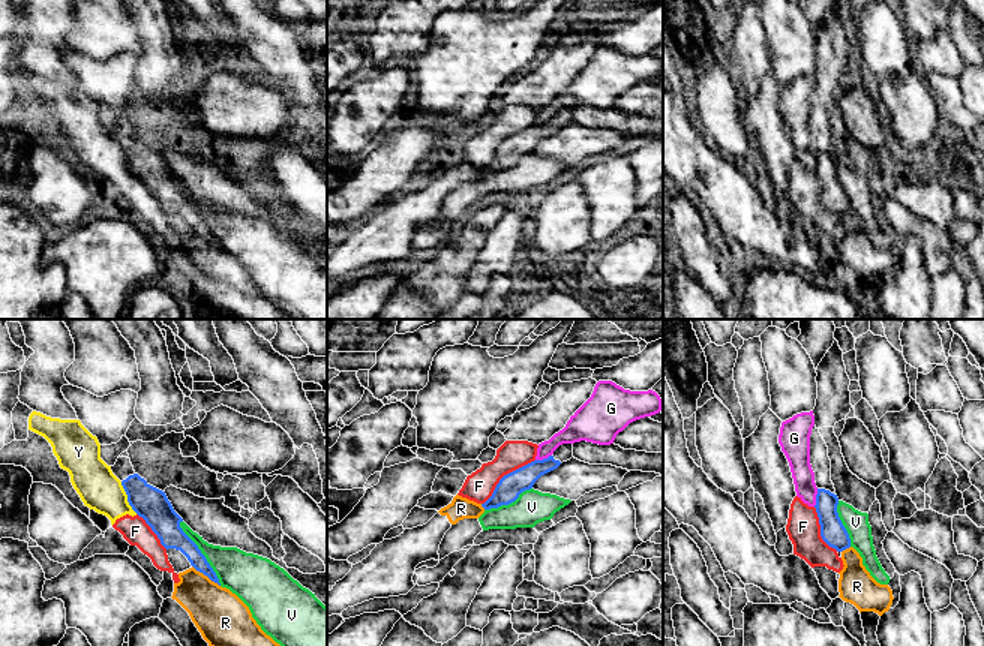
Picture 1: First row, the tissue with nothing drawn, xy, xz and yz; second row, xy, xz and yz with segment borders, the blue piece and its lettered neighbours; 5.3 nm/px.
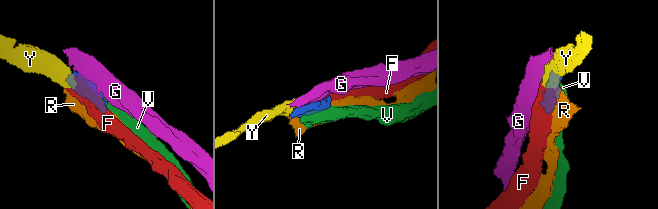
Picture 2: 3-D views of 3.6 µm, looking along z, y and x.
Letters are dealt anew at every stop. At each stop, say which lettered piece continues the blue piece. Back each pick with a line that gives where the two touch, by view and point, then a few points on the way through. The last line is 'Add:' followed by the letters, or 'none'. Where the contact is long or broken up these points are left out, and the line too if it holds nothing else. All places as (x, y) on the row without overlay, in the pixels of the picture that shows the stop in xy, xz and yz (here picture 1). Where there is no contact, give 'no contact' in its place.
Add: none

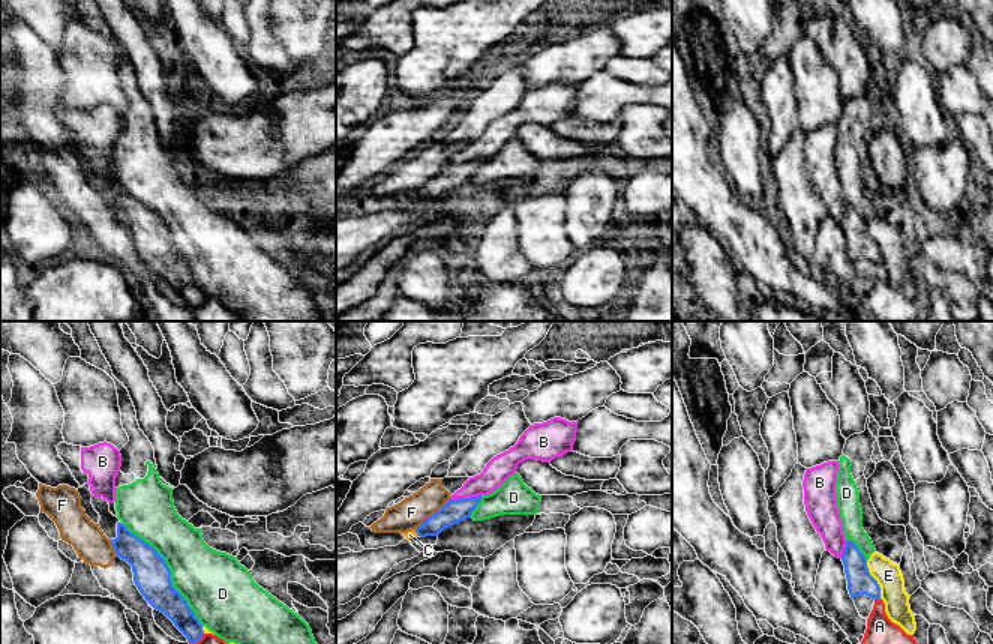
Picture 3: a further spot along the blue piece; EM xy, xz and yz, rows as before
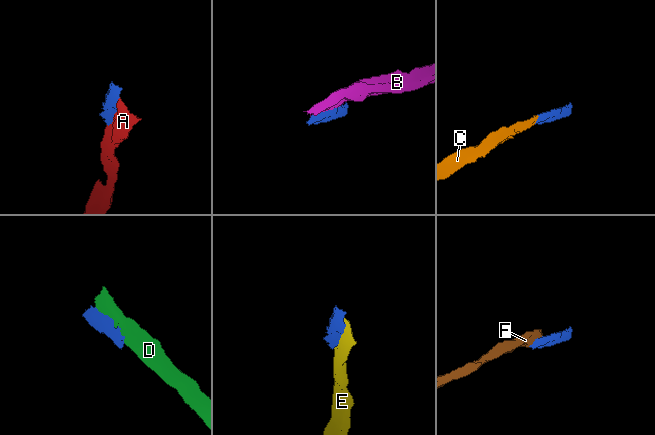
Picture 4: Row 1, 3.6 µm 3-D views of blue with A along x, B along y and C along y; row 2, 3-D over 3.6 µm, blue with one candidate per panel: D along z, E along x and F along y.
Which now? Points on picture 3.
C: contact xz (417, 197); way xz (455, 174), (417, 197), (410, 198)
Add: C

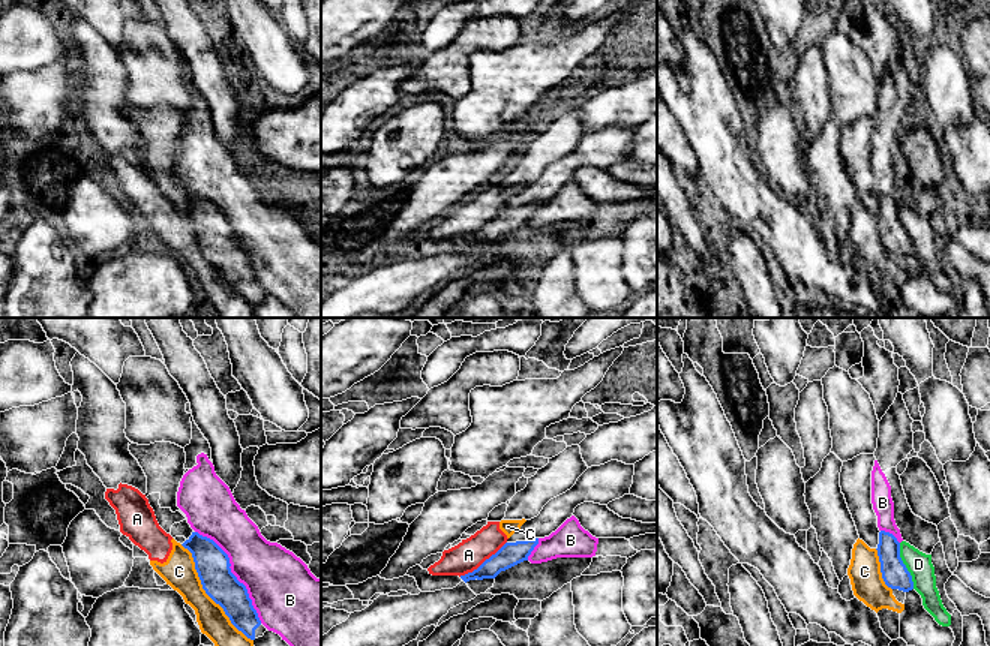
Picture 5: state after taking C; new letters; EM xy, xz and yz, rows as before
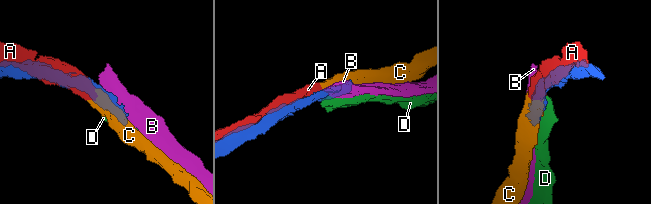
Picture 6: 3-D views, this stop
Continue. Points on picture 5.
Add: none

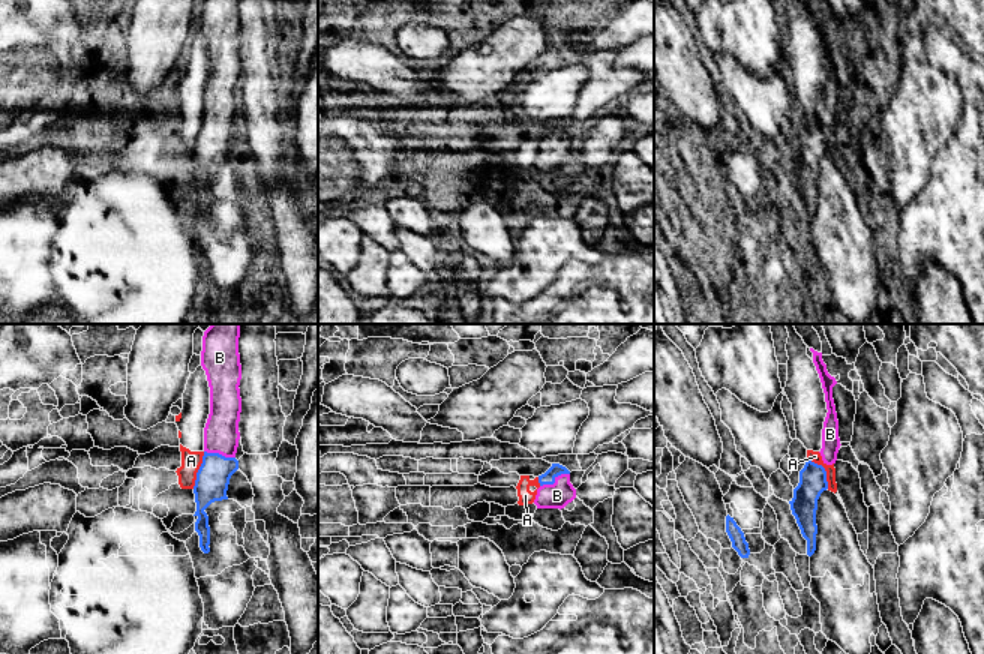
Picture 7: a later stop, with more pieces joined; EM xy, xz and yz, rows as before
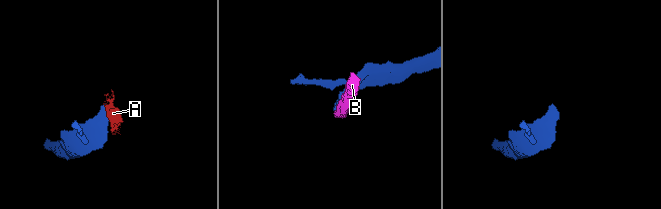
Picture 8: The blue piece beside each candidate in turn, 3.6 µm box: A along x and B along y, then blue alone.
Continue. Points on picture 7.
B: contact xz (554, 144); way xz (555, 134), (554, 144), (557, 159)
Add: B

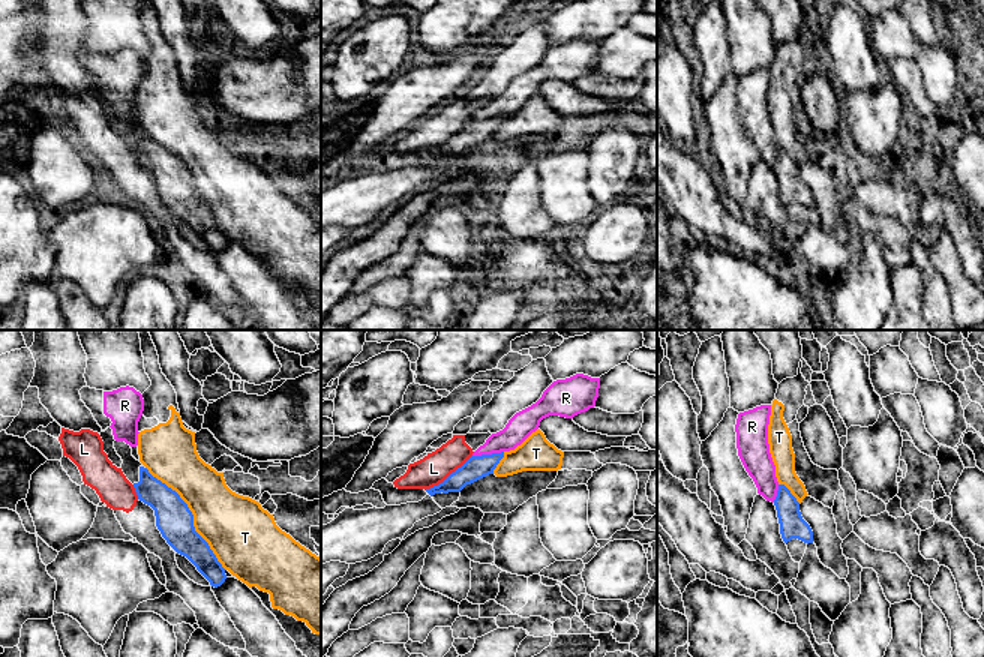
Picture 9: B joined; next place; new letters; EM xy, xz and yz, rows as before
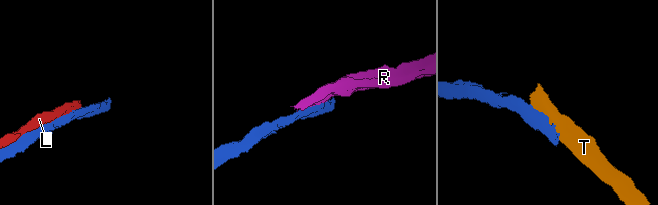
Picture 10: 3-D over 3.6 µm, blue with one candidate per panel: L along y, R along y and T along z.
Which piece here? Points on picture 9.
Add: none

